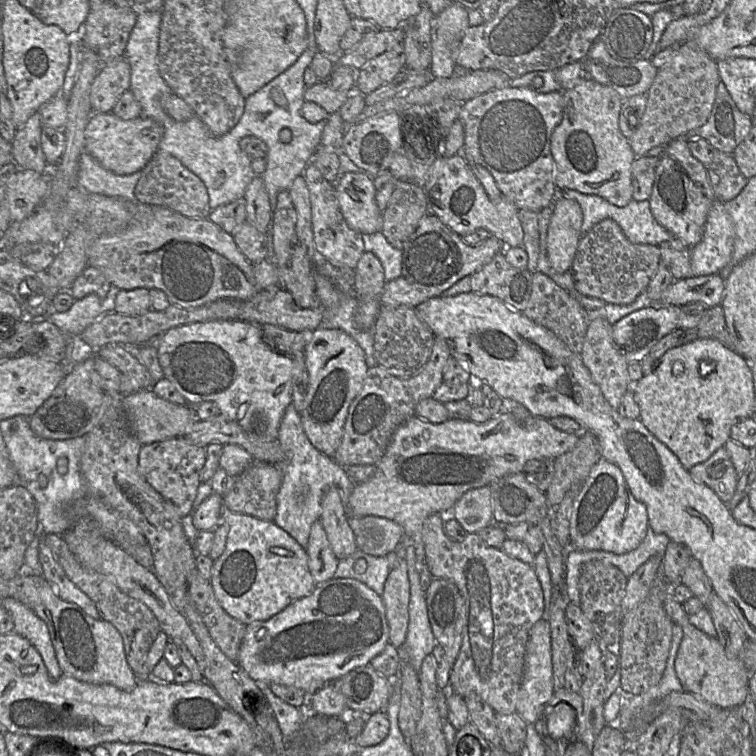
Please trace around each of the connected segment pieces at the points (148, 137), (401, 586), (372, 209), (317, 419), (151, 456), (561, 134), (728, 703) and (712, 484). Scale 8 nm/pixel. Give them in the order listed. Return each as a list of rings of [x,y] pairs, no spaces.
[[[112,112],[94,113],[85,129],[85,152],[107,170],[118,175],[129,175],[141,171],[158,151],[163,132],[159,122],[142,115],[123,120]]]
[[[404,558],[397,567],[390,570],[381,597],[389,626],[389,641],[399,648],[405,641],[409,619],[410,583],[407,562]]]
[[[347,172],[339,178],[337,183],[332,184],[336,188],[341,212],[350,228],[361,234],[373,234],[382,230],[383,213],[376,202],[375,186],[372,177],[365,173]]]
[[[320,327],[307,338],[305,363],[309,376],[305,407],[299,413],[311,444],[333,458],[343,435],[349,407],[360,392],[367,375],[365,352],[346,332]]]
[[[171,438],[142,446],[138,465],[139,472],[159,496],[171,505],[182,519],[192,515],[192,505],[199,488],[200,476],[206,460],[205,448],[189,443],[184,438]]]
[[[589,77],[562,91],[563,116],[551,136],[556,189],[597,195],[617,207],[632,200],[631,166],[637,158],[619,128],[623,99],[612,88]]]
[[[690,623],[681,627],[683,638],[675,659],[675,670],[684,691],[723,709],[742,705],[749,695],[751,676],[744,661],[728,657],[717,637],[709,636]]]
[[[725,447],[717,449],[706,461],[688,471],[697,482],[711,488],[725,504],[736,491],[739,476]]]

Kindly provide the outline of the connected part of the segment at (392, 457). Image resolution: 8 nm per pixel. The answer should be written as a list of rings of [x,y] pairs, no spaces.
[[[502,411],[497,416],[492,417],[484,423],[475,423],[471,420],[457,420],[457,419],[448,419],[447,421],[440,424],[432,424],[427,422],[417,416],[413,416],[402,423],[393,434],[393,437],[379,462],[375,465],[376,472],[374,476],[362,483],[356,483],[353,489],[352,494],[349,497],[347,504],[347,517],[348,514],[351,514],[356,517],[364,516],[378,516],[384,517],[389,520],[392,520],[398,523],[404,530],[404,535],[410,538],[414,542],[415,551],[416,551],[416,567],[421,581],[421,589],[425,591],[429,585],[432,575],[425,565],[426,555],[425,555],[425,546],[423,545],[423,535],[422,529],[424,521],[434,513],[449,512],[455,502],[468,490],[472,488],[478,488],[482,486],[488,486],[493,481],[502,478],[506,475],[523,472],[524,465],[526,462],[532,459],[540,458],[551,458],[556,459],[558,456],[572,450],[579,440],[579,433],[564,432],[561,431],[552,425],[549,424],[547,419],[544,418],[534,418],[529,420],[528,425],[522,425],[513,414],[508,411]]]

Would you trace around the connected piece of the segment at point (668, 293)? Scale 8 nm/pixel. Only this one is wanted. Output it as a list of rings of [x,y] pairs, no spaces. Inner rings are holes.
[[[719,274],[690,277],[673,281],[661,294],[658,302],[649,307],[660,309],[663,306],[685,306],[702,303],[708,308],[721,304],[725,281]]]

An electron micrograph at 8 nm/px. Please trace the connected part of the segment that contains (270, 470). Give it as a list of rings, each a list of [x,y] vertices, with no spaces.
[[[254,463],[238,477],[223,497],[223,509],[234,514],[274,522],[277,494],[282,484],[280,466]]]

